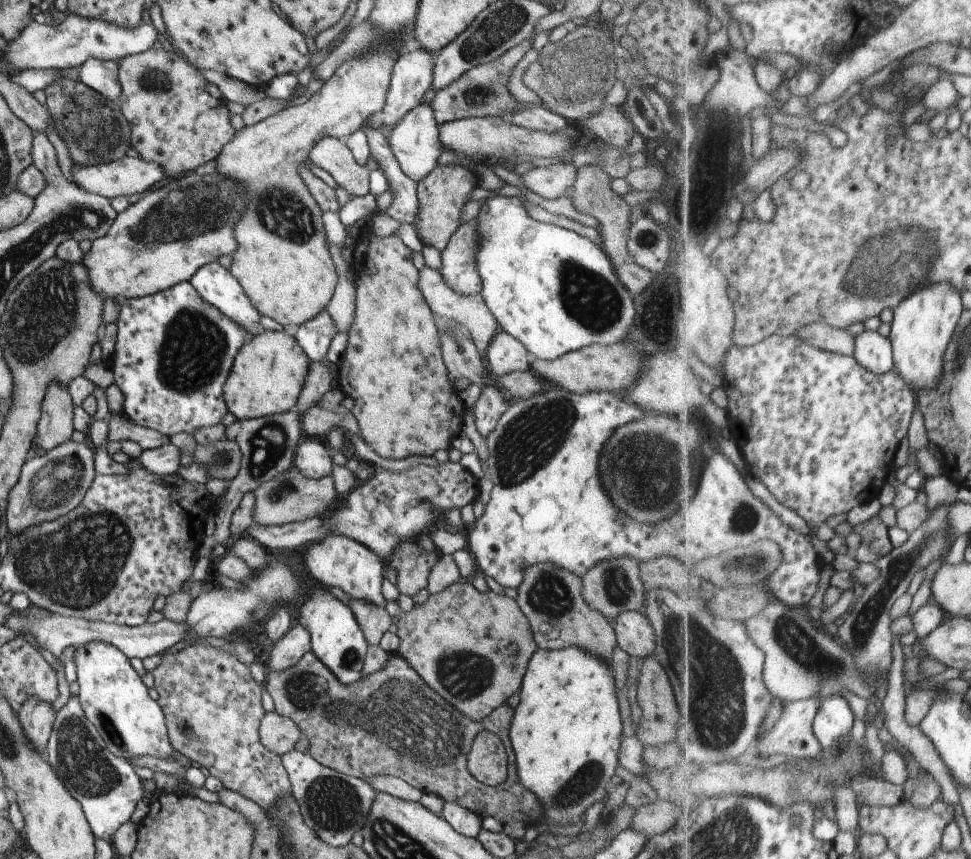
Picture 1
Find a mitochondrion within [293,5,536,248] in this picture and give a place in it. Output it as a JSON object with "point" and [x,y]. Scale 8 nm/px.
{"point":[481,96]}

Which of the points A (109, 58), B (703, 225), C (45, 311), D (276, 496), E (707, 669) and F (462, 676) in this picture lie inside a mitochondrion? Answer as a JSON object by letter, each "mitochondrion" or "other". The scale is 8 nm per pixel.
{"A":"other","B":"mitochondrion","C":"mitochondrion","D":"mitochondrion","E":"mitochondrion","F":"mitochondrion"}

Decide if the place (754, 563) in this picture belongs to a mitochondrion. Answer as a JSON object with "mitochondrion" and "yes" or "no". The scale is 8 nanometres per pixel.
{"mitochondrion":"yes"}

